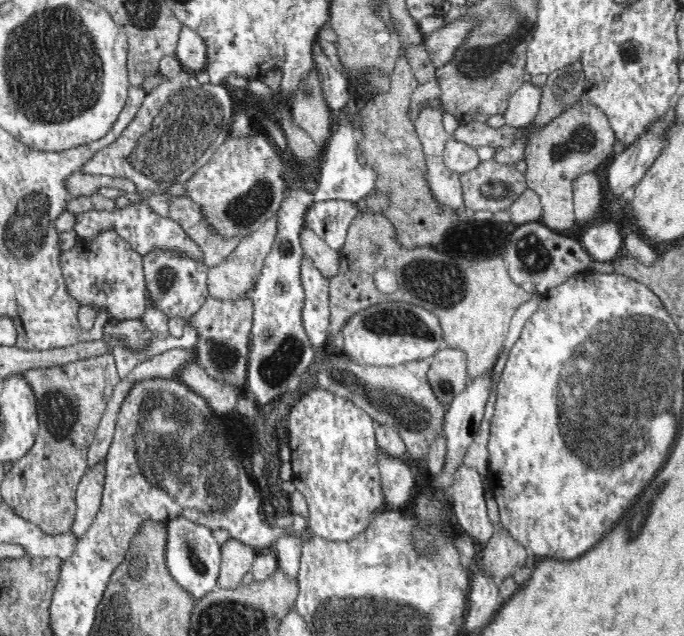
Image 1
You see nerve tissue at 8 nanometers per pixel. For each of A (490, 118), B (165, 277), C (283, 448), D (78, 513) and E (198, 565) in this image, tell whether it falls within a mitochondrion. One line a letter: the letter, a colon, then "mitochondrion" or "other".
A: other
B: mitochondrion
C: other
D: other
E: mitochondrion

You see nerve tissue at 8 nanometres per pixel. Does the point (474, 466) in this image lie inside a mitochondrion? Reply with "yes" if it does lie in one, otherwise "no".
no

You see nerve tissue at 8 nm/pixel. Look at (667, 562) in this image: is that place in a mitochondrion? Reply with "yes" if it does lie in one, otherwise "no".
no

